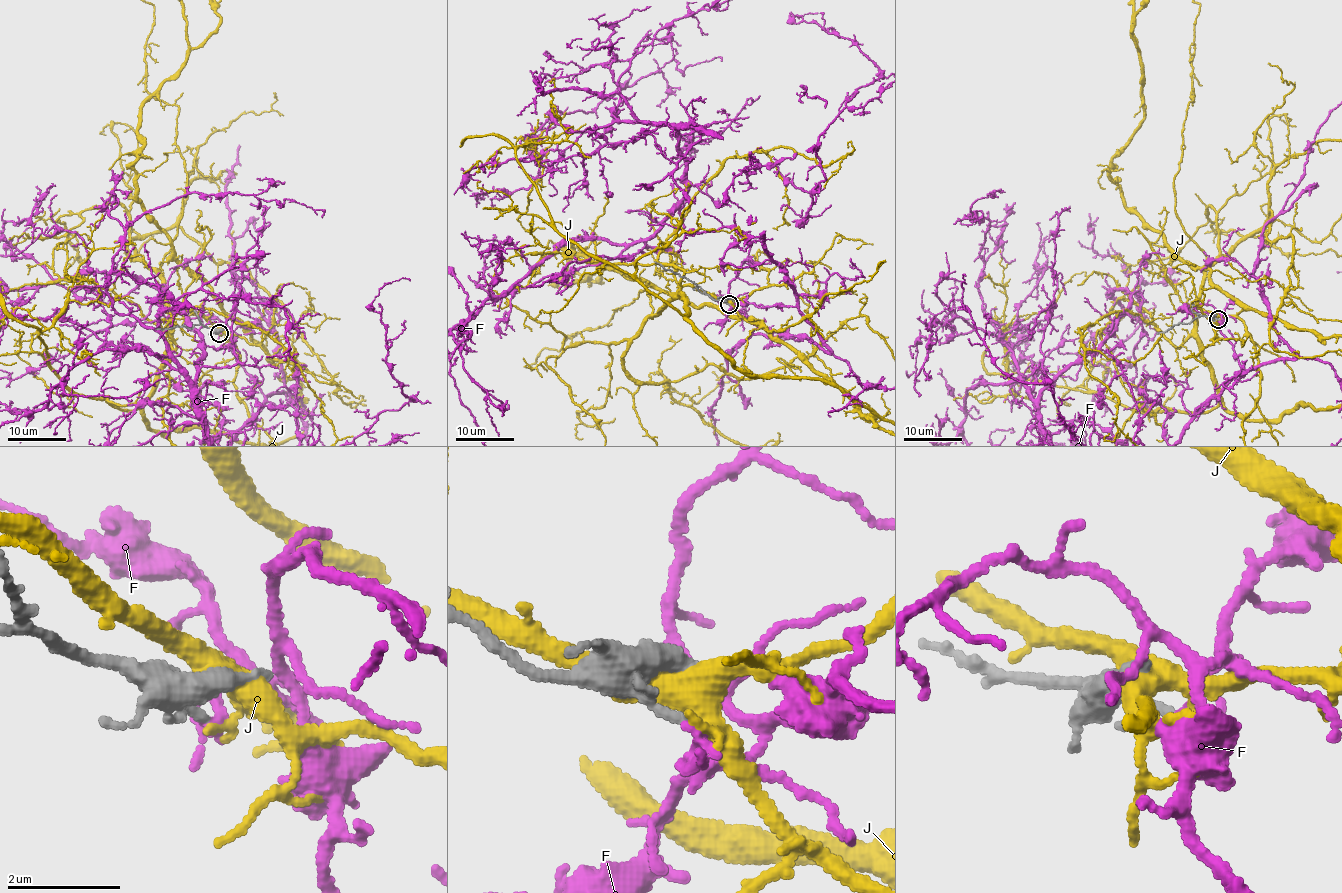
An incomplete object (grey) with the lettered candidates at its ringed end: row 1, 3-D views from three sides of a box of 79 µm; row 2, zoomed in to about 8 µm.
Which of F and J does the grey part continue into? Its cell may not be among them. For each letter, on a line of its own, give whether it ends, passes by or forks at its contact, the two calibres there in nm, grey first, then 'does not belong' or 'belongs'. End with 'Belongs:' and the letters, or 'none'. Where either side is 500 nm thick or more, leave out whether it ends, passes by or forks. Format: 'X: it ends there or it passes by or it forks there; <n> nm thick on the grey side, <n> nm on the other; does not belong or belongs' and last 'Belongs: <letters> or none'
F: it passes by; 160 nm thick on the grey side, 130 nm on the other; does not belong
J: it passes by; 160 nm thick on the grey side, 140 nm on the other; does not belong
Belongs: none

